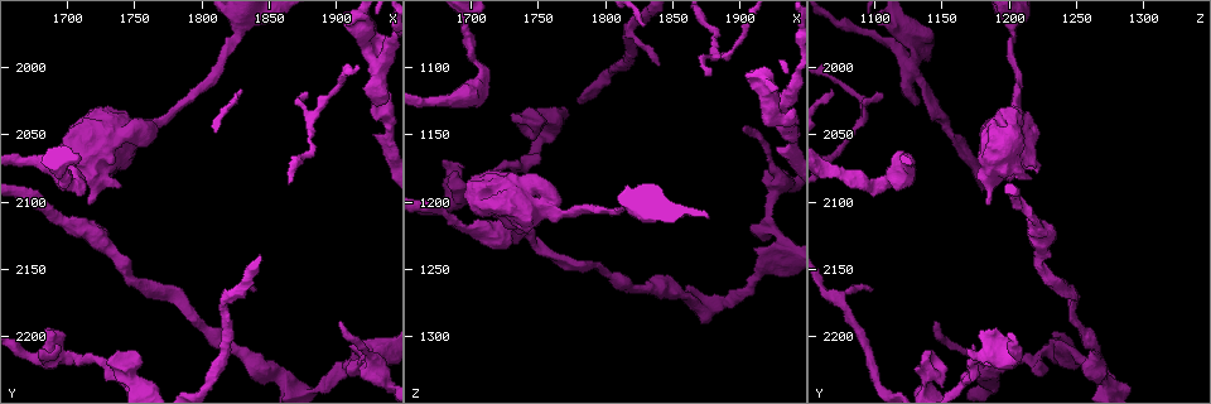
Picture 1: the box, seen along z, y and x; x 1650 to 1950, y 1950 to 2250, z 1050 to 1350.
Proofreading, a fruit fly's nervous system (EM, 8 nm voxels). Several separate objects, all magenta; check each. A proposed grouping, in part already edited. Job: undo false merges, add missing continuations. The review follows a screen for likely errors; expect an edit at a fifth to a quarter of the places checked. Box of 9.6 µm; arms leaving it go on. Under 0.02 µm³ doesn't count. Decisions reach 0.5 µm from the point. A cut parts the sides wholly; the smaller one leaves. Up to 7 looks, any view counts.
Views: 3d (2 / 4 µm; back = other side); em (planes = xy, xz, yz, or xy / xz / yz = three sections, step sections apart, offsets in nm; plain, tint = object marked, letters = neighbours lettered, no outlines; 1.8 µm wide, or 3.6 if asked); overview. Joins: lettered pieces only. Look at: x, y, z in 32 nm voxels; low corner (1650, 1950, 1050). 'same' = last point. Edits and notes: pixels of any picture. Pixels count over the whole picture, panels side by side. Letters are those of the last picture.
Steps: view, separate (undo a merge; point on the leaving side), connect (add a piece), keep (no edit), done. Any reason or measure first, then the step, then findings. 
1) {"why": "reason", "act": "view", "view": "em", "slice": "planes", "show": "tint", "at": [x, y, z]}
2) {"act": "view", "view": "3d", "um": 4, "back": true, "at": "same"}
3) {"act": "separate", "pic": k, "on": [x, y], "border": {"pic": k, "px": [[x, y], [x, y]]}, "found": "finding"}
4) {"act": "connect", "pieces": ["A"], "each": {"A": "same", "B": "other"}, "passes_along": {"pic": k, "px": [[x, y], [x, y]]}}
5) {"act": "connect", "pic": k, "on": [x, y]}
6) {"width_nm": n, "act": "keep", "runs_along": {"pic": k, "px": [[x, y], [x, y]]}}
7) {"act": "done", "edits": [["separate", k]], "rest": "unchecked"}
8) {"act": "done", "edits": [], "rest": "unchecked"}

{"why": "thick turns thin", "act": "view", "view": "3d", "um": 4, "at": [1758, 2044, 1200]}

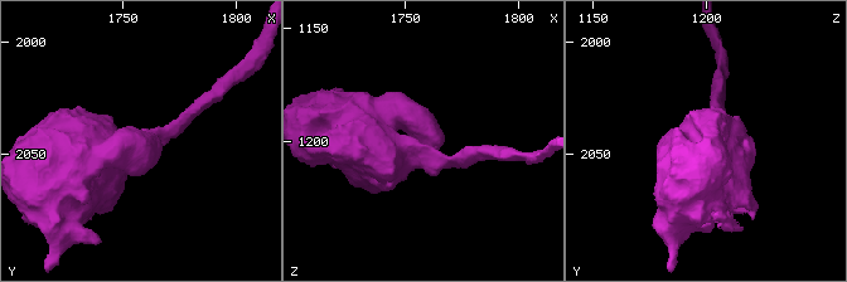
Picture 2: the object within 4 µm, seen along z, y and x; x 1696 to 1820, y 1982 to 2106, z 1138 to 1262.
{"why": "now the EM", "act": "view", "view": "em", "um": 3.6, "slice": "planes", "show": "plain", "at": [1758, 2045, 1201]}

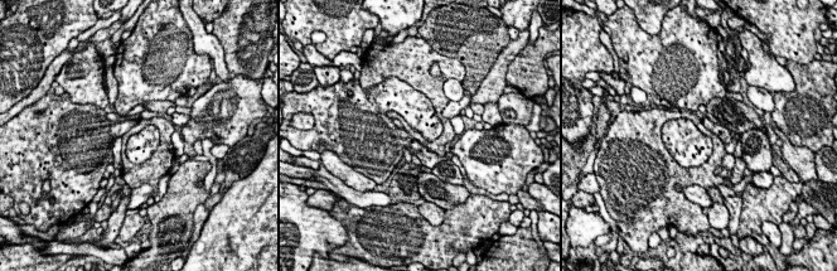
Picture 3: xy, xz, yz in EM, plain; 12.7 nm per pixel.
{"act": "view", "view": "em", "um": 3.6, "slice": "planes", "show": "letters", "at": "same"}

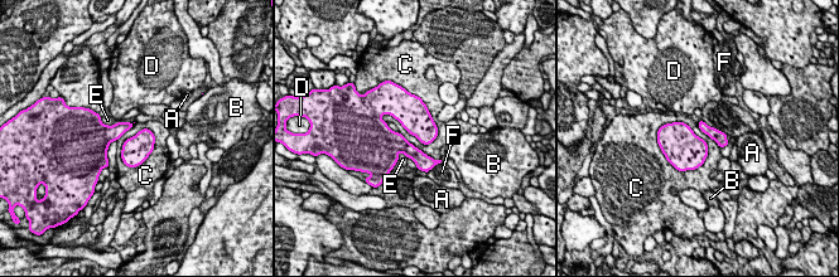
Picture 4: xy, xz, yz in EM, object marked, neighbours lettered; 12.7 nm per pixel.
{"act": "keep", "each": {"A": "other", "B": "other", "C": "other", "D": "other", "E": "other", "F": "other"}, "border": {"pic": 4, "px": [[656, 130], [678, 170], [704, 163]]}, "found": "continuous, no second neuron"}

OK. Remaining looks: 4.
{"why": "abrupt turn", "act": "view", "view": "em", "slice": "xz", "step": 16, "show": "letters", "at": [1928, 1998, 1126]}

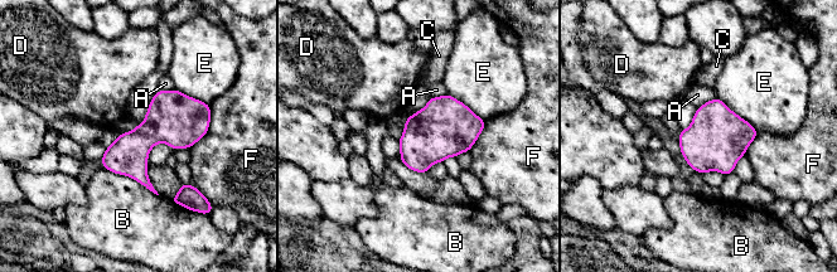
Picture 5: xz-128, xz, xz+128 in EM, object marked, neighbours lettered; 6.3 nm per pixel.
{"act": "keep", "each": {"A": "other", "B": "other", "C": "other", "D": "other", "E": "other", "F": "other"}, "border": {"pic": 5, "px": [[716, 97], [696, 107]]}, "found": "continuous, no second neuron"}

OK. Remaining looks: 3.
{"why": "three-way junction", "act": "view", "view": "3d", "um": 4, "back": true, "at": [1924, 2222, 1192]}

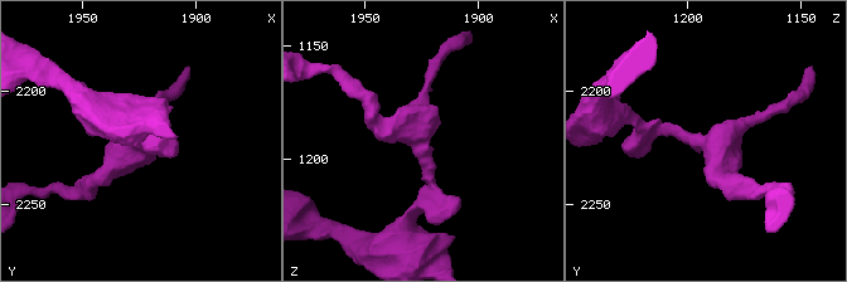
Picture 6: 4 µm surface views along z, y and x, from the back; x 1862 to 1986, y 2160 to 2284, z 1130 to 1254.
{"arms": 3, "act": "view", "view": "em", "slice": "planes", "show": "plain", "at": [1926, 2224, 1193]}

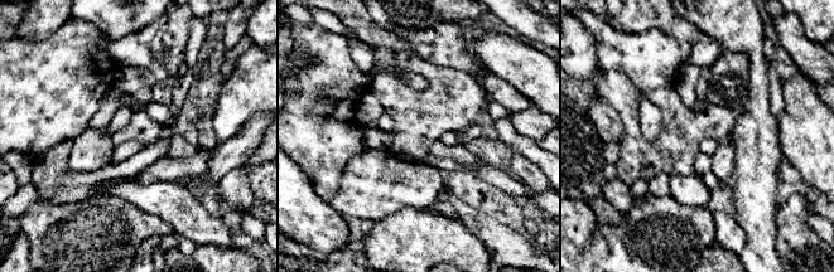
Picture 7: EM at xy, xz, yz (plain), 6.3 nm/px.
{"act": "view", "view": "em", "slice": "planes", "show": "letters", "at": "same"}

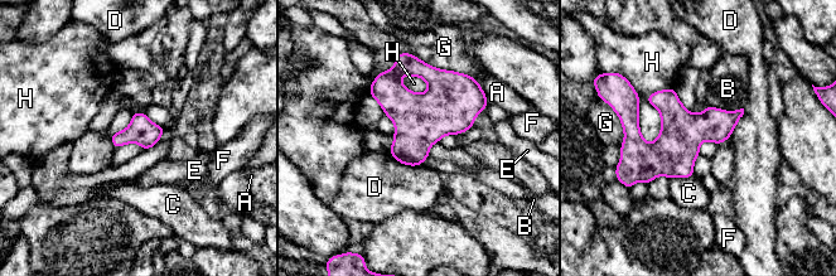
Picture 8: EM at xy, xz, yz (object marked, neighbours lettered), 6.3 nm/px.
{"act": "keep", "each": {"A": "other", "B": "other", "C": "other", "D": "other", "E": "other", "F": "other", "G": "other", "H": "other"}, "found": "continuous, no second neuron"}

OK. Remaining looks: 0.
{"act": "done", "edits": [], "rest": "unchecked"}

